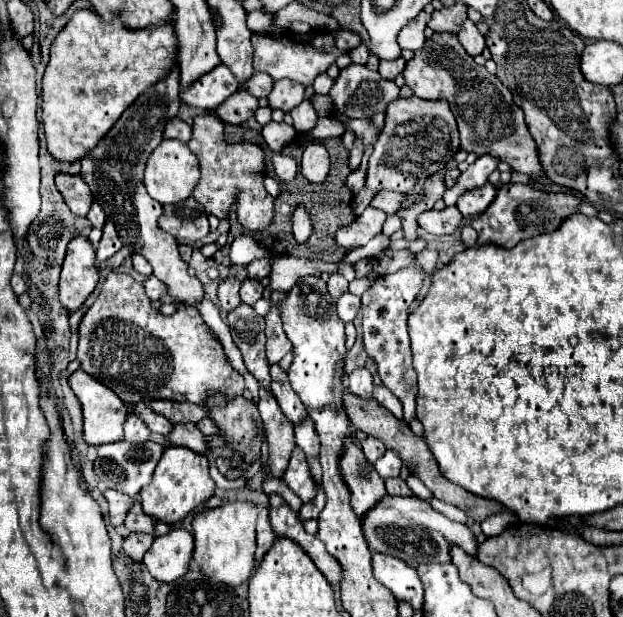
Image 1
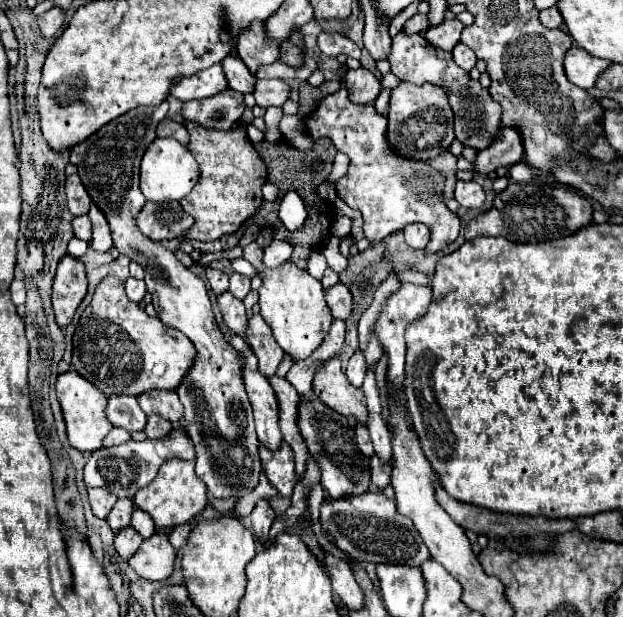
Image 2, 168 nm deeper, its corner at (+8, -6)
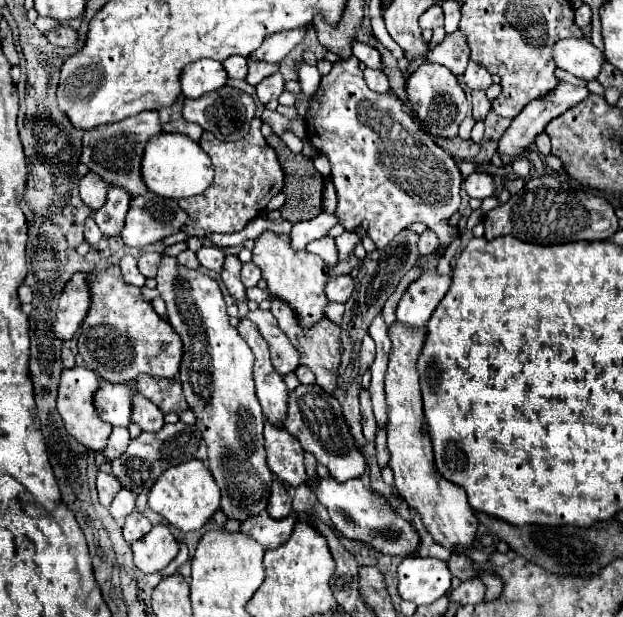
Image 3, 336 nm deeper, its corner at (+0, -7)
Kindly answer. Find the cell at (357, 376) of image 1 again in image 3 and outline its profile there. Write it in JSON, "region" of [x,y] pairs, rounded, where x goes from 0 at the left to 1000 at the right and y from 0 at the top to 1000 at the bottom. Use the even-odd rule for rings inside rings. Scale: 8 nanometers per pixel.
{"region":[[[587,543],[584,553],[581,553],[581,562],[578,562],[578,585],[575,585],[575,588],[578,588],[578,605],[581,605],[581,608],[597,595],[600,575],[604,575],[600,553],[594,549],[594,543]]]}

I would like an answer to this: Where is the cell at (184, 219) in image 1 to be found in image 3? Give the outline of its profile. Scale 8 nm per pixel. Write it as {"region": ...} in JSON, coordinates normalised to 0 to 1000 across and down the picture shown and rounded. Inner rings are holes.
{"region":[[[234,313],[209,326],[196,391],[205,400],[234,400],[286,378],[302,358],[302,345],[279,323]]]}

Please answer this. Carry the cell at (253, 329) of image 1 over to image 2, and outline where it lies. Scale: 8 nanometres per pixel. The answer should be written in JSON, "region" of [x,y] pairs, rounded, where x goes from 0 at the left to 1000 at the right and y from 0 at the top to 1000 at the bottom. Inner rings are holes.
{"region":[[[356,473],[350,480],[350,499],[353,499],[366,532],[376,541],[382,541],[382,545],[388,545],[395,551],[395,545],[392,545],[392,532],[395,532],[395,499],[392,499],[392,489],[376,483],[369,473]]]}

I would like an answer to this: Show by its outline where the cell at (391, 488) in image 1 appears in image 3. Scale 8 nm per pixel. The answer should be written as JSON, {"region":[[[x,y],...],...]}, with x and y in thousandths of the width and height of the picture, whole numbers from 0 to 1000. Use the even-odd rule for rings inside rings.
{"region":[[[607,695],[607,708],[604,708],[604,744],[607,744],[607,754],[610,754],[610,760],[616,760],[616,757],[623,757],[623,750],[626,750],[626,734],[620,731],[620,702],[613,702],[610,695]]]}

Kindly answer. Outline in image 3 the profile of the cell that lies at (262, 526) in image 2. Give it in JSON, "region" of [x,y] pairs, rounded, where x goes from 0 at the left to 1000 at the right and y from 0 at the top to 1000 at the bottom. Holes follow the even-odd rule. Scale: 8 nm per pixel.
{"region":[[[440,780],[437,783],[437,799],[433,799],[433,809],[430,809],[427,831],[437,841],[456,841],[456,838],[462,838],[465,828],[469,828],[469,809],[465,809],[459,789],[449,780]]]}

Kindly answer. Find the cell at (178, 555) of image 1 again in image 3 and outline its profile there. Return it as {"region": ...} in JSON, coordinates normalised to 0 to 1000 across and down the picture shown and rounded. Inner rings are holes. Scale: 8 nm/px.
{"region":[[[247,851],[238,867],[212,883],[212,893],[215,916],[225,925],[250,929],[260,925],[286,900],[286,877],[266,851]]]}

